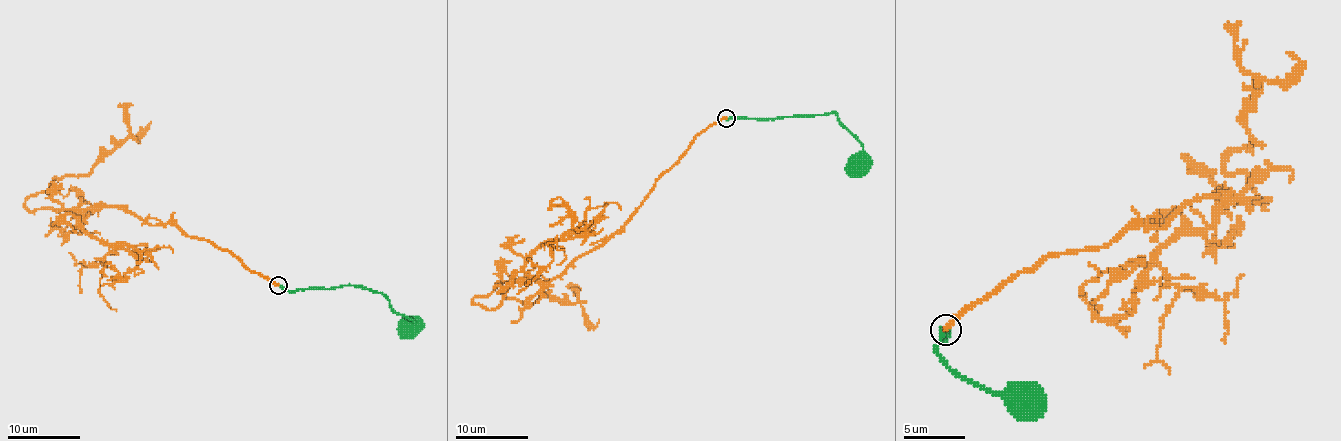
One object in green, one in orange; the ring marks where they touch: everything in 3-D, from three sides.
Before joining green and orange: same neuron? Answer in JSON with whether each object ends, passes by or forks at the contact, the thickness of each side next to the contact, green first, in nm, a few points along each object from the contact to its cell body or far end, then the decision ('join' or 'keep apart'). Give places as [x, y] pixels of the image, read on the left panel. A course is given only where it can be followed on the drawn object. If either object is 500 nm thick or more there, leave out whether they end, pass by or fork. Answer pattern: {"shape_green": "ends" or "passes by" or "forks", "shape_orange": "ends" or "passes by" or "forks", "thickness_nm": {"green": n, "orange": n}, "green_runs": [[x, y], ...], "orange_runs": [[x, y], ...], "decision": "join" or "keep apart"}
{"shape_green": "ends", "shape_orange": "ends", "thickness_nm": {"green": 240, "orange": 280}, "green_runs": [[278, 285], [298, 291], [362, 285], [386, 298], [397, 313], [415, 323], [415, 334], [409, 329]], "orange_runs": [[278, 285], [174, 223], [151, 225], [111, 207], [25, 205], [58, 178], [85, 176], [151, 121]], "decision": "join"}

